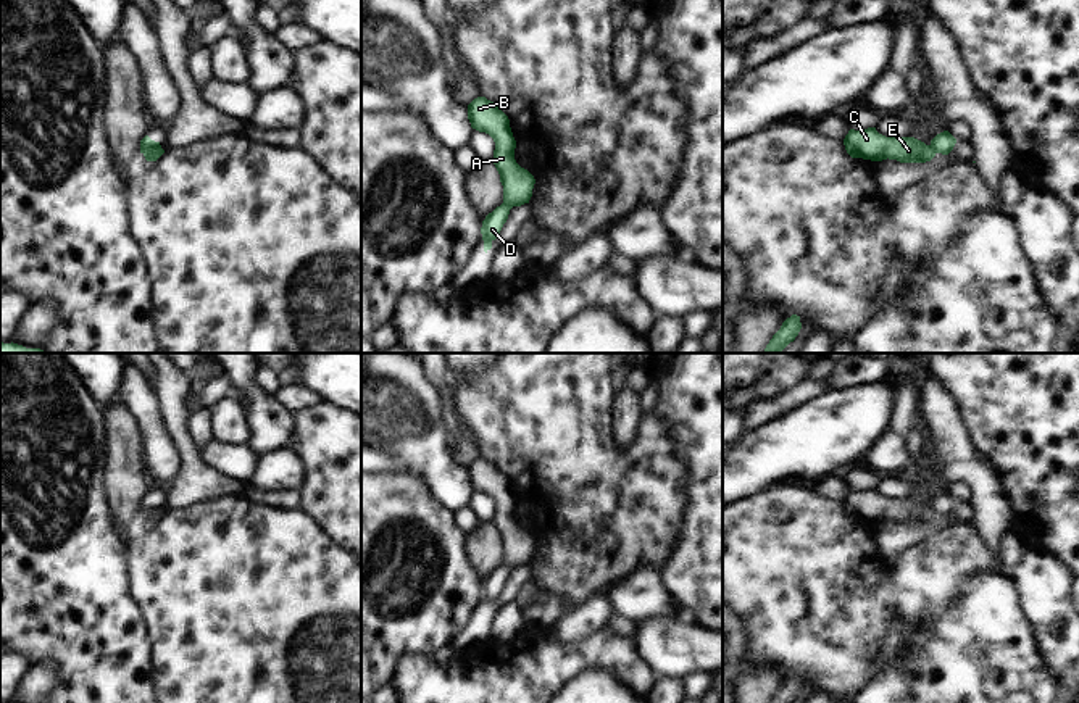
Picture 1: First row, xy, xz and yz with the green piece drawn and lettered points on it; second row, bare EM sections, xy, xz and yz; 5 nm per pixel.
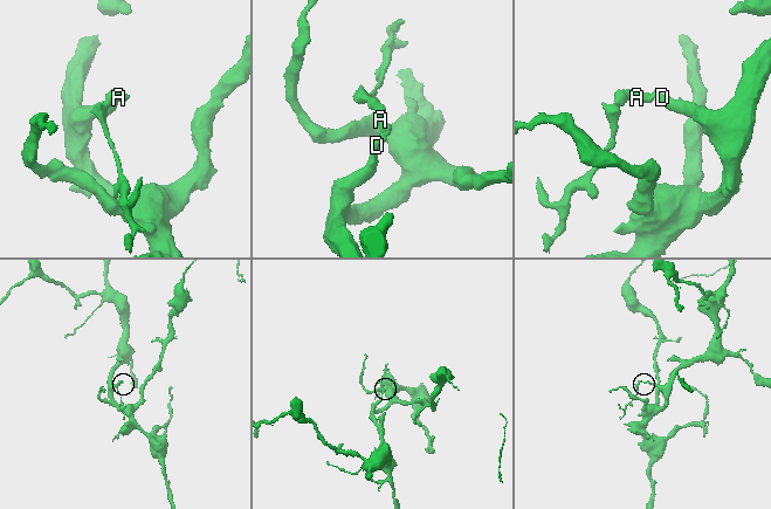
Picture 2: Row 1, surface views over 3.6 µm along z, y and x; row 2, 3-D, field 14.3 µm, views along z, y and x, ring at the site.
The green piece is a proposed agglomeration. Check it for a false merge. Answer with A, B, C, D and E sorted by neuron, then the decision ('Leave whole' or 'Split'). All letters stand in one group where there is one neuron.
Groups: A B C E / D. Split.

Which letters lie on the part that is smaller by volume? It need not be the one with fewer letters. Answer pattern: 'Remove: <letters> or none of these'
Remove: A, B, C, E

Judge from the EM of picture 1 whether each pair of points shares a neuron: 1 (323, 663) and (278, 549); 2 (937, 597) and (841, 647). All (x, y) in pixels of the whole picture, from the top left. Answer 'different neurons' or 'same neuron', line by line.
1: same neuron
2: same neuron

